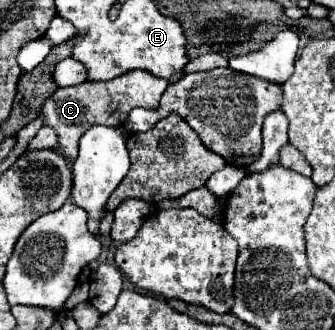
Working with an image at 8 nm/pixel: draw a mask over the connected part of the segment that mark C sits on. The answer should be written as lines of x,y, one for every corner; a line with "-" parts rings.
132,70
128,74
122,74
114,80
102,82
102,86
72,86
72,88
58,88
50,100
44,102
40,116
44,124
52,126
58,134
58,152
64,154
68,160
76,160
76,150
78,150
78,140
88,130
88,126
102,124
102,126
112,126
118,128
126,122
128,112
136,106
142,108
158,108
160,98
164,90
168,88
168,82
164,78
156,78
144,70

